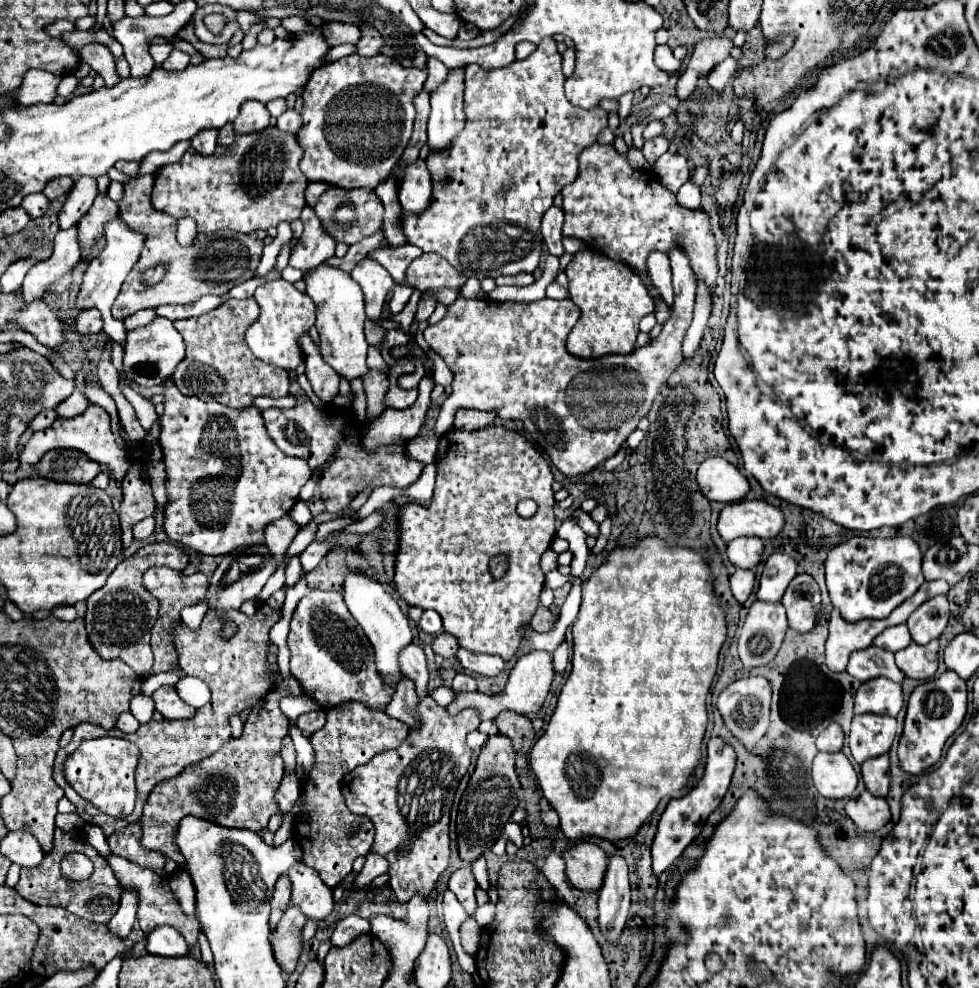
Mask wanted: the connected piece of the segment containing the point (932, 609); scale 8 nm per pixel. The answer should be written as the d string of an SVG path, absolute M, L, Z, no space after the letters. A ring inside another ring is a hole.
M938 595L922 603L908 619L908 629L912 641L918 645L926 645L932 639L938 639L948 623L948 599L946 595Z

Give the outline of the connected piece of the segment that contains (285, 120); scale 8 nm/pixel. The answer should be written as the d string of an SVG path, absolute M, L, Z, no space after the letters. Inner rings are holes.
M286 111L280 116L280 120L277 120L276 127L290 135L298 135L300 127L302 127L302 117L300 113L296 111Z

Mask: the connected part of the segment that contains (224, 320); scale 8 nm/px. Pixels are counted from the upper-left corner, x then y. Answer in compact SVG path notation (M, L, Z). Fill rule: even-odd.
M228 299L220 307L200 317L172 321L186 343L186 357L178 363L172 381L184 395L194 395L204 401L218 401L228 407L248 407L254 397L286 397L290 391L288 371L260 363L244 343L244 331L258 317L254 299Z

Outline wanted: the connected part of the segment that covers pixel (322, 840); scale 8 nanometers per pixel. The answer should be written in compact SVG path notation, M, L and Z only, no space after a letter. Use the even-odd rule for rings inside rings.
M346 703L342 707L330 709L326 725L310 737L310 743L316 751L316 767L312 775L302 783L302 799L304 811L296 817L294 839L300 843L304 857L302 861L316 869L322 881L334 889L350 871L352 861L358 855L366 855L374 841L374 827L368 819L360 821L354 813L348 811L340 783L346 773L350 773L356 765L368 763L374 755L396 749L408 735L408 727L398 719L388 717L384 711L370 711L360 703ZM356 823L362 825L360 835L348 835Z

